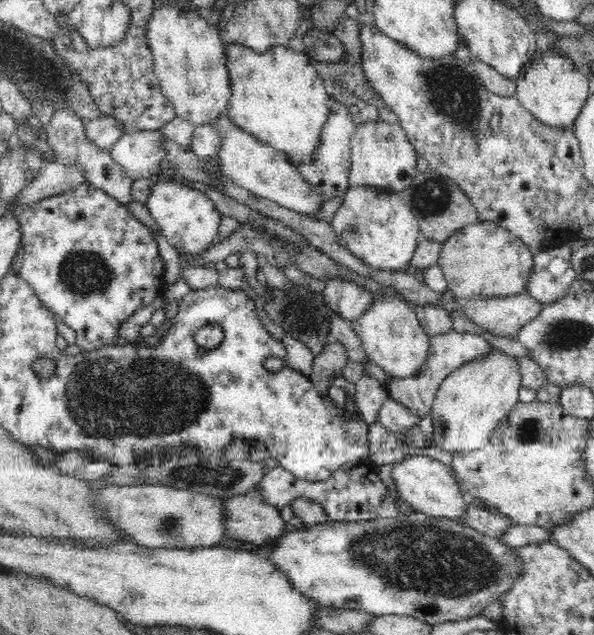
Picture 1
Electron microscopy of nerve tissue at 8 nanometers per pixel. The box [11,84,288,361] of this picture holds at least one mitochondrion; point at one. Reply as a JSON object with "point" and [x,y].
{"point":[83,274]}

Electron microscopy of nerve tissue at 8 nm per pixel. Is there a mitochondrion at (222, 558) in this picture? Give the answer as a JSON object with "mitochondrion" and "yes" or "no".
{"mitochondrion":"no"}

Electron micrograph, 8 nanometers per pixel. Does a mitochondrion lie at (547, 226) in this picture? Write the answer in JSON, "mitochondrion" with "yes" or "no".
{"mitochondrion":"no"}

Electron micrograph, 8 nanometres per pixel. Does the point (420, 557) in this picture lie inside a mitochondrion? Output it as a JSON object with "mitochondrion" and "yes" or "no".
{"mitochondrion":"yes"}

